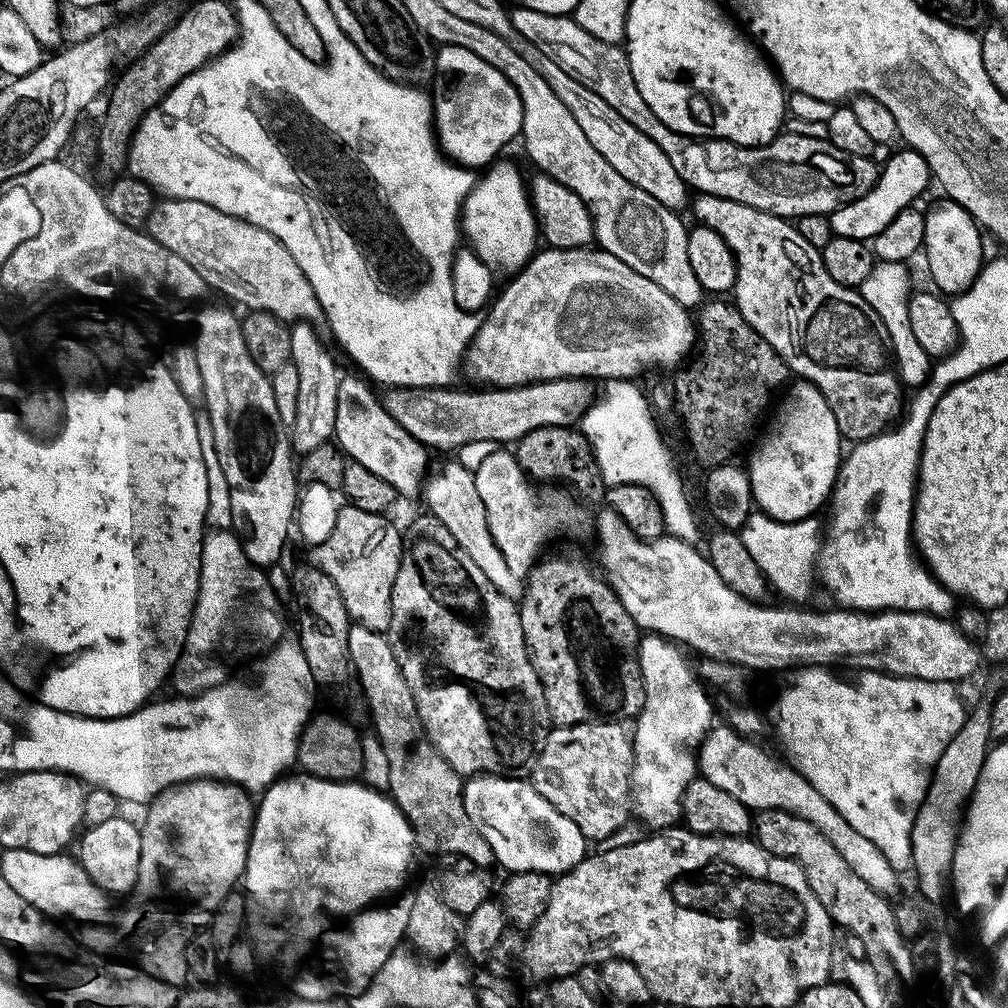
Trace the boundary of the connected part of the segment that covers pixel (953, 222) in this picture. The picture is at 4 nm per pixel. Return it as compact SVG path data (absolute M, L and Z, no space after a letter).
M945 199L943 203L924 217L922 256L928 259L928 272L932 275L933 282L937 284L935 287L941 293L959 294L965 292L976 281L982 267L982 259L980 260L982 232L965 208L950 199Z

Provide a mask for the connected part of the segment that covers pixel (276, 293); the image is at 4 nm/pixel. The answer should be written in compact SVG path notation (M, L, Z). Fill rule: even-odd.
M164 198L153 207L148 215L146 231L153 236L166 250L178 254L182 262L190 262L194 270L198 270L201 278L208 283L209 289L221 292L233 300L233 305L241 304L244 310L253 312L269 312L274 318L285 322L311 322L310 320L324 320L324 311L314 294L314 286L302 274L302 266L294 262L290 250L274 234L266 234L262 226L254 226L250 222L240 220L237 216L222 214L222 210L214 210L214 206L206 206L206 202L193 200L178 200Z

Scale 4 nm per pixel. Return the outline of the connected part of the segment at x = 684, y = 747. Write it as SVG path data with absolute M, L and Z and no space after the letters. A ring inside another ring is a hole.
M648 634L640 642L644 709L634 720L632 794L635 815L640 815L652 830L667 830L681 819L684 791L698 776L698 760L693 749L704 743L704 737L714 727L705 685L698 679L693 665L691 668L684 661L683 654L673 641L663 636Z

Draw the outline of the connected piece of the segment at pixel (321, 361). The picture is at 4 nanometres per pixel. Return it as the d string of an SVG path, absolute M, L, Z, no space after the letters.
M307 325L292 328L292 358L290 363L298 370L298 410L290 426L290 443L293 453L303 454L333 439L338 414L338 386L341 373L327 350L320 345Z

